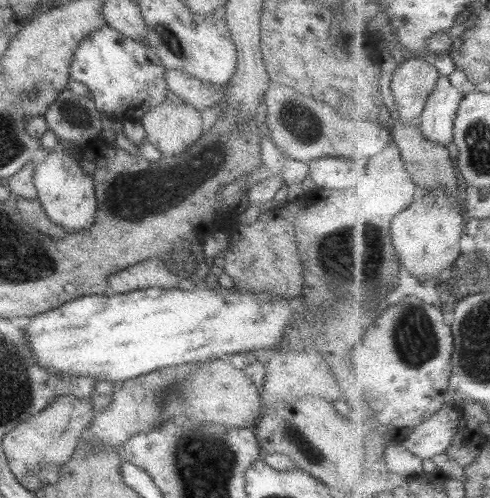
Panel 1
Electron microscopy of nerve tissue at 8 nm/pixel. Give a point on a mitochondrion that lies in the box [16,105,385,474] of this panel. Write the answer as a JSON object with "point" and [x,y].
{"point":[310,454]}

